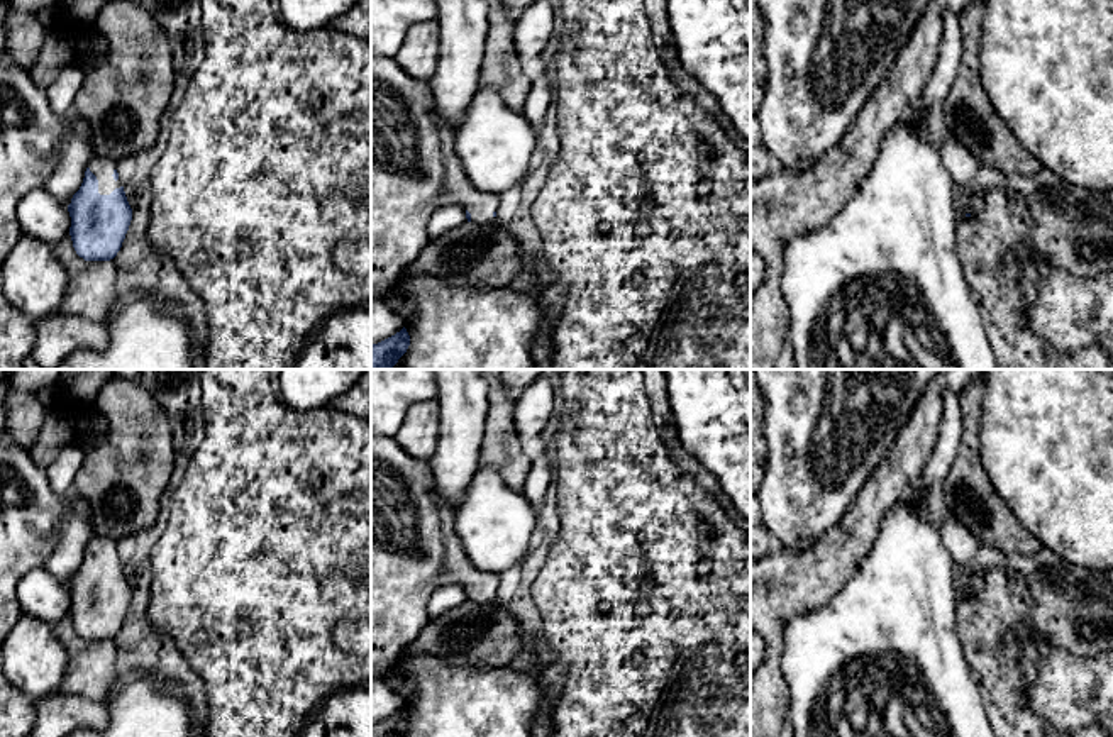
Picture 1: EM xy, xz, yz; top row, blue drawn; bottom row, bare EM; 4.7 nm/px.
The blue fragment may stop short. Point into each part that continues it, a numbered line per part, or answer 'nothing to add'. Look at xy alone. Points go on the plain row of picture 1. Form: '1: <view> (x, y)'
1: xy (102, 548)

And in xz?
1: xz (414, 548)

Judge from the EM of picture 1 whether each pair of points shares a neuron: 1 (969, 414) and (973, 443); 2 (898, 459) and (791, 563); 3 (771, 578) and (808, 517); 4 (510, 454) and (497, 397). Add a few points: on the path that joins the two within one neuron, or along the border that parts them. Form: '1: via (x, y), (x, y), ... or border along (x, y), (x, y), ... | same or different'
1: via (971, 421), (971, 436) | same
2: via (881, 492), (866, 514), (824, 556) | same
3: border along (824, 532), (805, 546), (775, 546) | different
4: via (500, 441), (500, 410) | same

